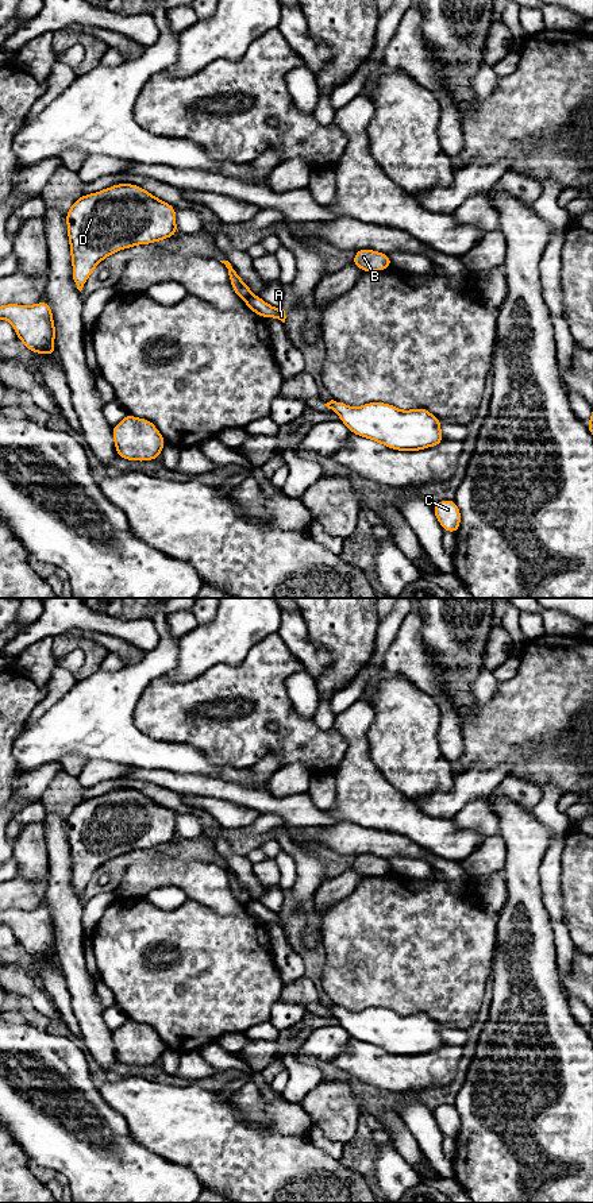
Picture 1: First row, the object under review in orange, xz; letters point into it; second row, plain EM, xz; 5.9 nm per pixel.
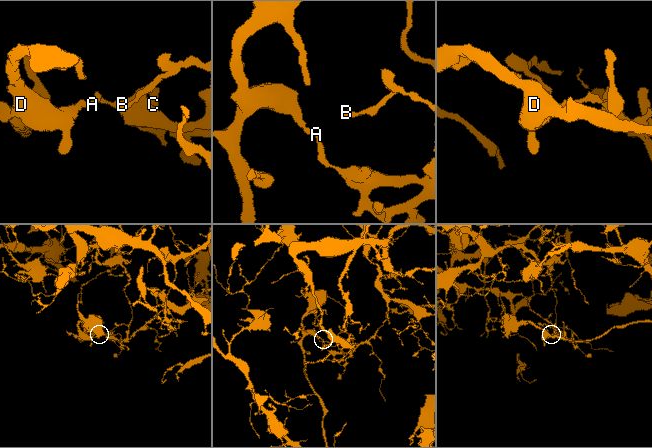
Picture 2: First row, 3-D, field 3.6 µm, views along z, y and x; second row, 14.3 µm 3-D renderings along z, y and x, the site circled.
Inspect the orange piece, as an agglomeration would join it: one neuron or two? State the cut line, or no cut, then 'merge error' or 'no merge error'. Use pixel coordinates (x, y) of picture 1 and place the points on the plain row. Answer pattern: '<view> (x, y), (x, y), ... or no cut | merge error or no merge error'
xz (253, 899), (245, 905) | merge error

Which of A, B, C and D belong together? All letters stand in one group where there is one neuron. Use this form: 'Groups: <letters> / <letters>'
Groups: A / B C D

